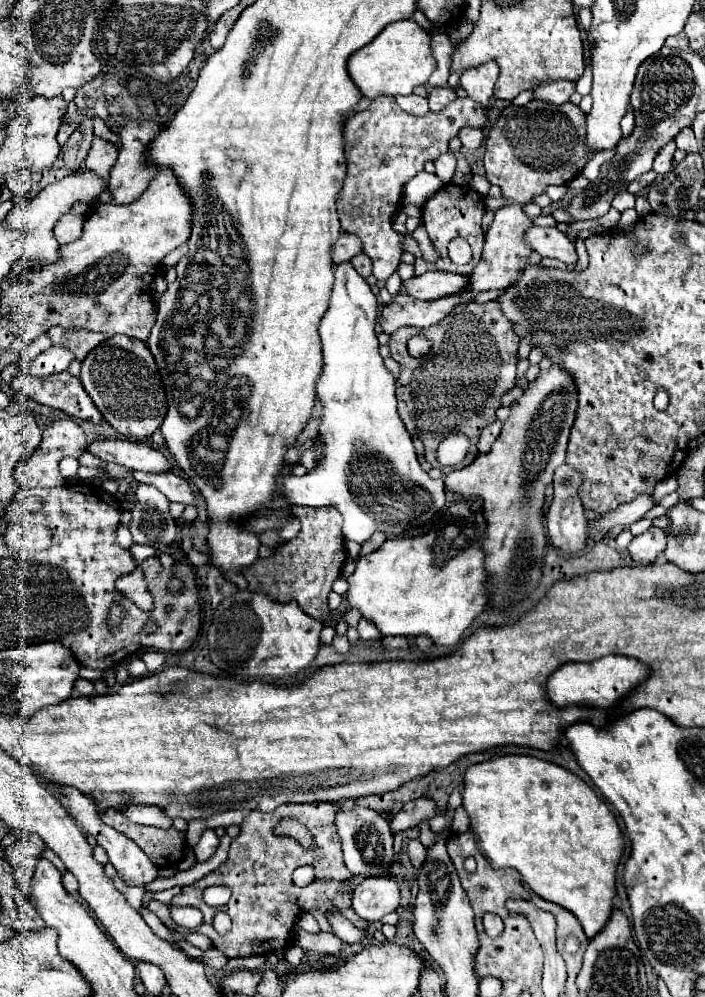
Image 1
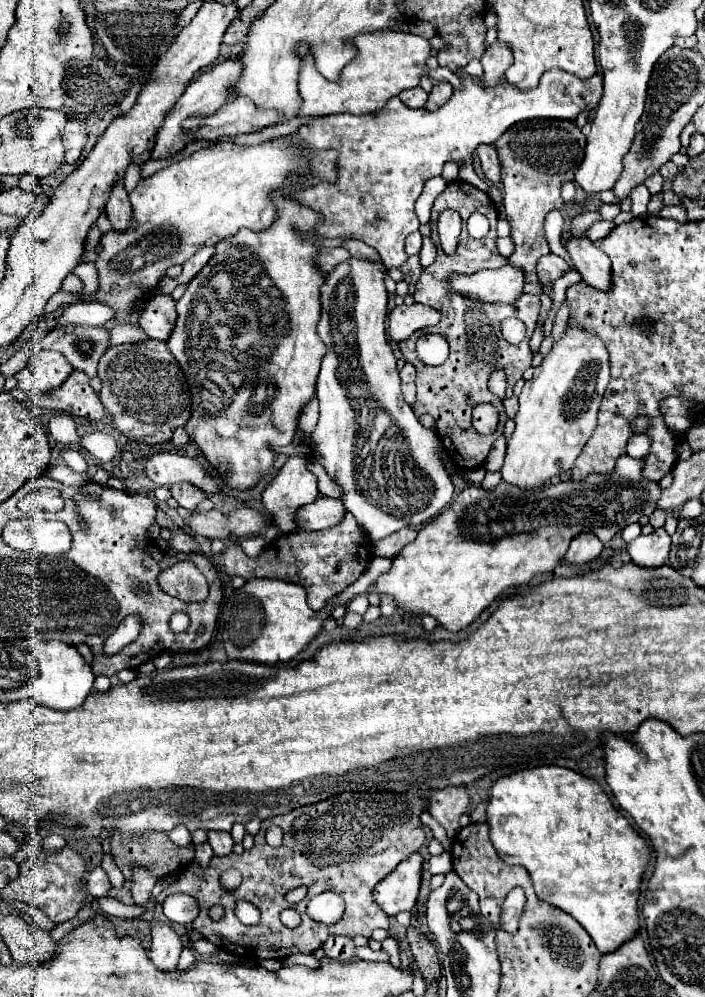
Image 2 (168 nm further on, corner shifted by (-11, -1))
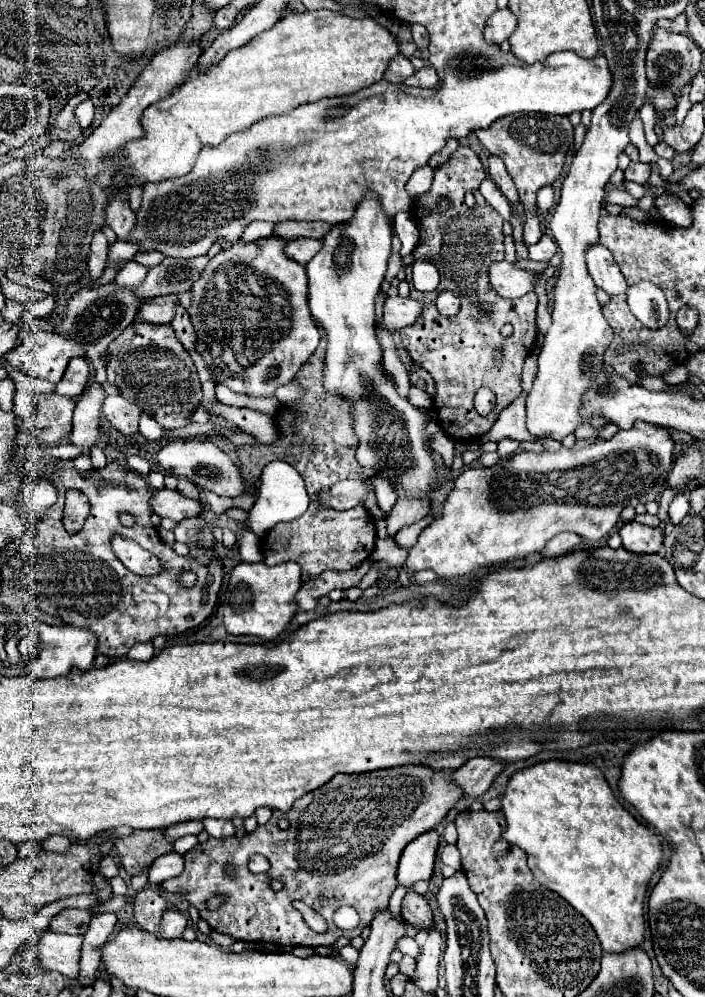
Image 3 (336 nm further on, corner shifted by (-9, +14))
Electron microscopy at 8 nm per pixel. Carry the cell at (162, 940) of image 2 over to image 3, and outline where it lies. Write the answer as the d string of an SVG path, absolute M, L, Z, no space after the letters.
M167 910L159 922L159 938L181 938L187 928L187 918L177 910Z

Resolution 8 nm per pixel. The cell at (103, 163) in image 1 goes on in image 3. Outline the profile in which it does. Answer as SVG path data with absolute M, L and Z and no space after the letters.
M123 192L115 194L105 210L107 210L107 224L115 230L117 238L127 240L131 226L135 226L135 212L131 210L127 196Z

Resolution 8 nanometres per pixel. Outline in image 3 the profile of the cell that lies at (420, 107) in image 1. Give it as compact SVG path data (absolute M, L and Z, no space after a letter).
M399 54L395 60L393 60L393 64L389 64L389 68L387 68L387 72L385 72L385 80L387 82L391 82L391 84L403 84L409 76L413 76L415 74L415 68L413 68L413 64L403 56L403 54Z

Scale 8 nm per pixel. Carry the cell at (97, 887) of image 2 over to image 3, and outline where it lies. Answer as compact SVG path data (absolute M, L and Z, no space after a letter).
M105 856L105 858L101 860L101 864L99 864L97 872L99 872L105 880L111 880L113 876L117 876L117 874L119 874L119 866L117 866L117 862L115 862L111 856Z

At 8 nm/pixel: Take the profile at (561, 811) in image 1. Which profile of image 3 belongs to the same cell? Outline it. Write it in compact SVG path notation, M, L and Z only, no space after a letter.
M547 760L547 762L537 762L529 768L523 768L519 772L515 772L509 782L507 788L501 796L501 810L505 814L507 826L503 830L503 840L507 840L509 844L515 844L519 848L523 848L529 856L529 868L533 872L533 876L537 878L539 884L543 884L545 888L557 892L561 898L565 898L577 912L581 912L587 922L593 926L593 930L597 932L597 938L603 946L605 952L619 952L619 950L627 950L631 946L639 946L643 942L643 932L645 932L645 920L643 920L643 900L645 900L645 890L647 884L653 876L653 872L657 870L657 866L663 860L663 852L661 852L661 842L655 836L653 830L649 830L647 826L639 824L623 806L621 802L613 796L603 772L595 766L595 764L577 764L577 762L565 762L565 760Z

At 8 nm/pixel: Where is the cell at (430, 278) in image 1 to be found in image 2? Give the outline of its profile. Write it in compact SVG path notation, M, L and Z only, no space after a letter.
M511 265L473 275L451 275L453 291L485 303L515 303L523 293L523 271Z

